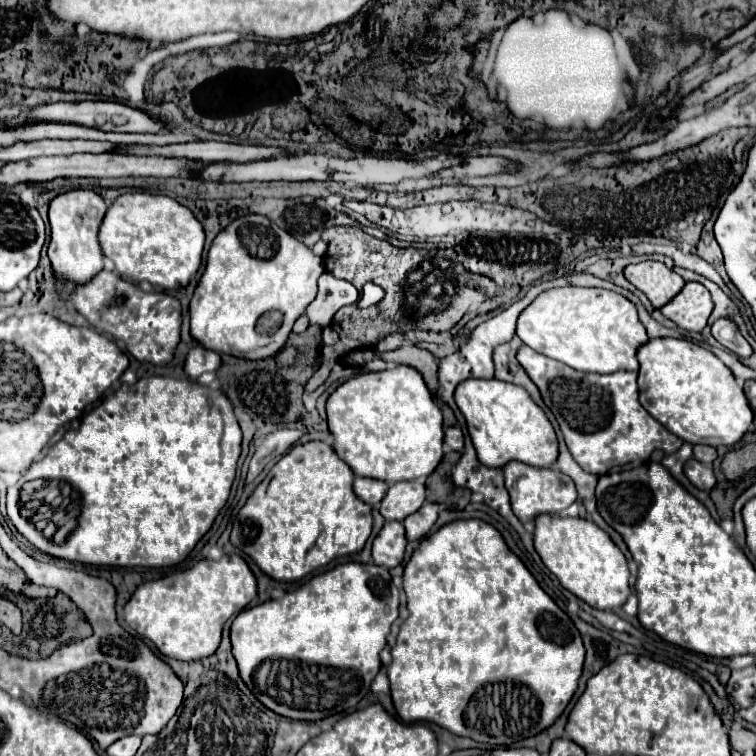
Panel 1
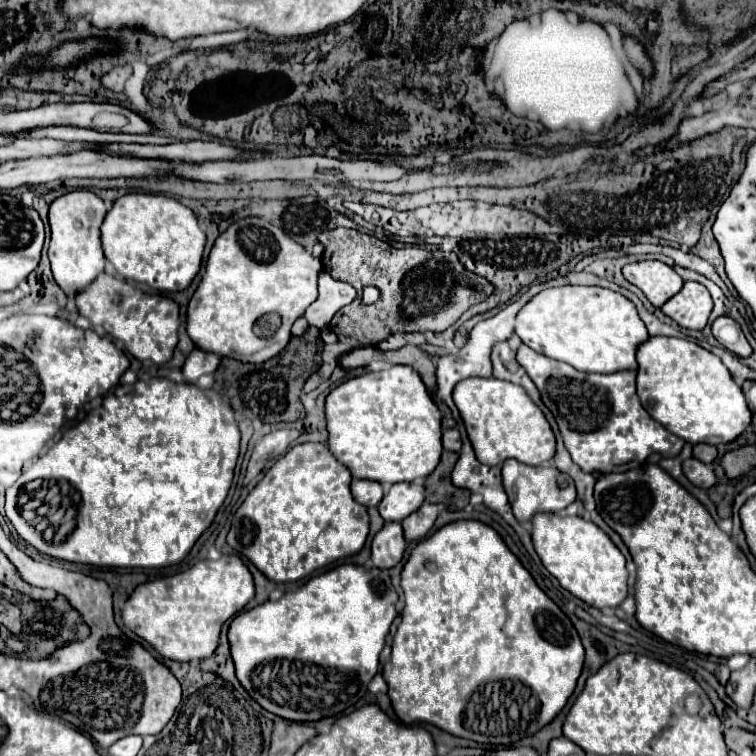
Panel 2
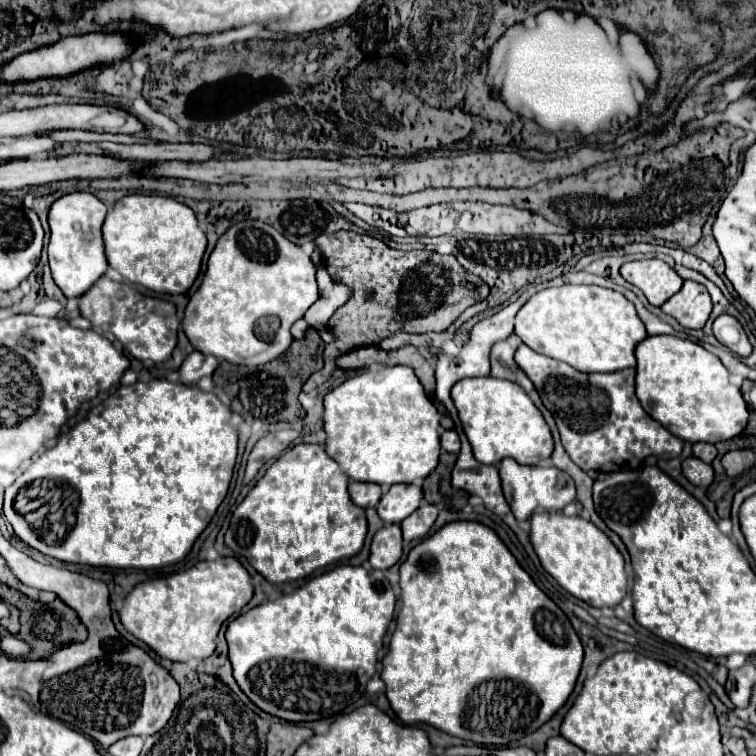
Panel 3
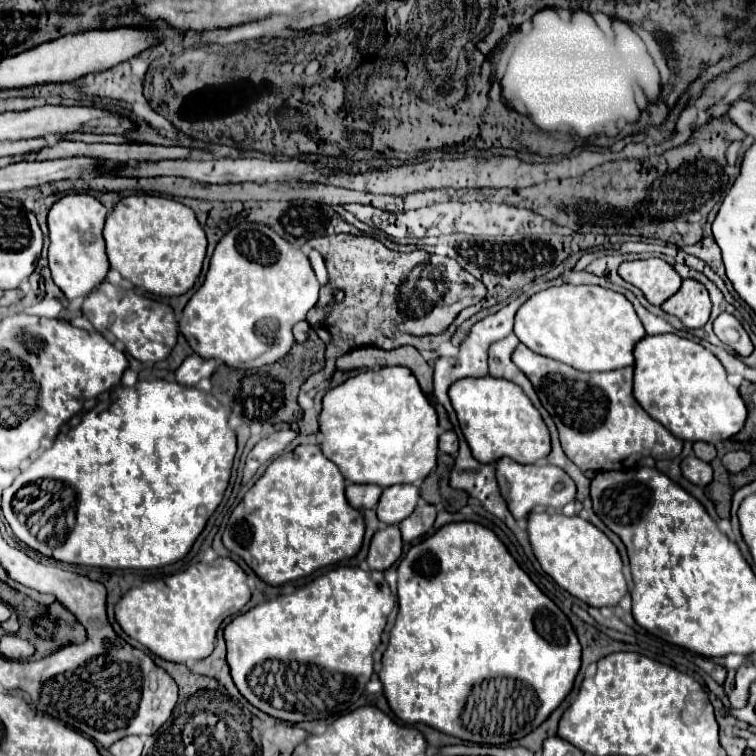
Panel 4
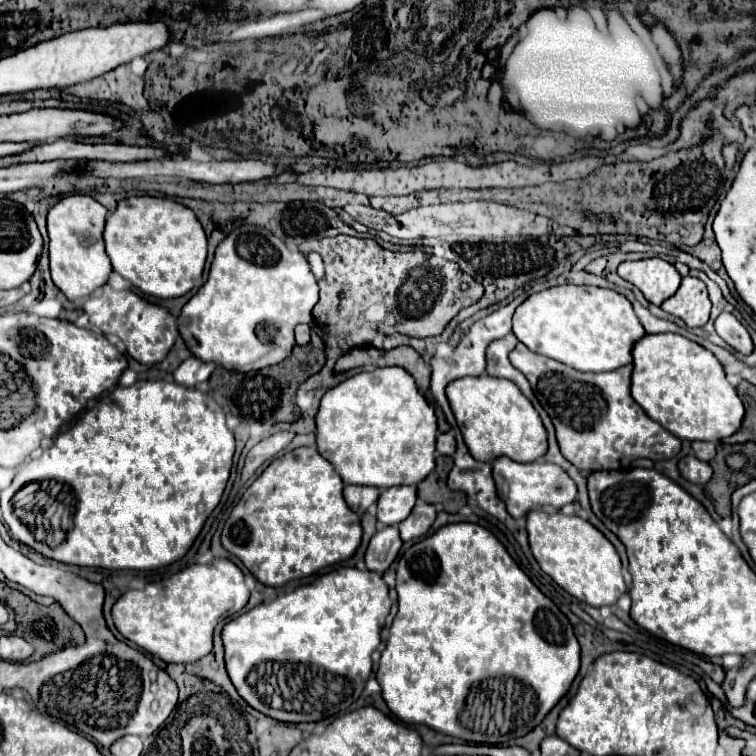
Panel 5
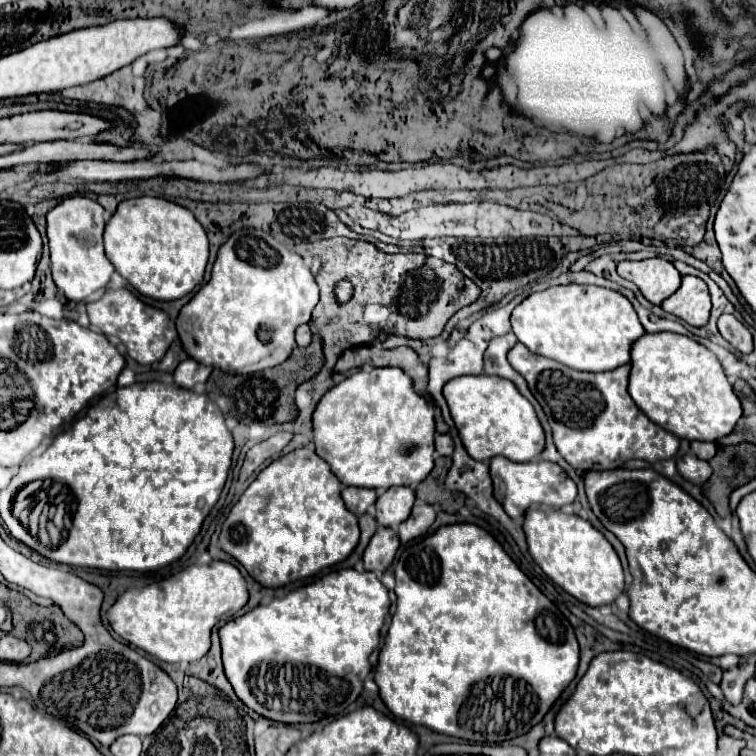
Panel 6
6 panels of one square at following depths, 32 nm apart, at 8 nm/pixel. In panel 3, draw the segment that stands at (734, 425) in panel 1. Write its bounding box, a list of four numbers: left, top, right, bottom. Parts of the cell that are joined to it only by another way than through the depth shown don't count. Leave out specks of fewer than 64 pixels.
[636,336,750,444]

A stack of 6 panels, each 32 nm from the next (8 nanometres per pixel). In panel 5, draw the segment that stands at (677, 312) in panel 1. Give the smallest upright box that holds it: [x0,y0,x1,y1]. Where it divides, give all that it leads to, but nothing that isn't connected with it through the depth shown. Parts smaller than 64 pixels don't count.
[662,276,710,328]

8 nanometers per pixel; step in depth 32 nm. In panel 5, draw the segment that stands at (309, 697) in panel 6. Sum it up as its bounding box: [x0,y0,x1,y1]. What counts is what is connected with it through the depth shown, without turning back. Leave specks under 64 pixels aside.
[222,568,392,722]

